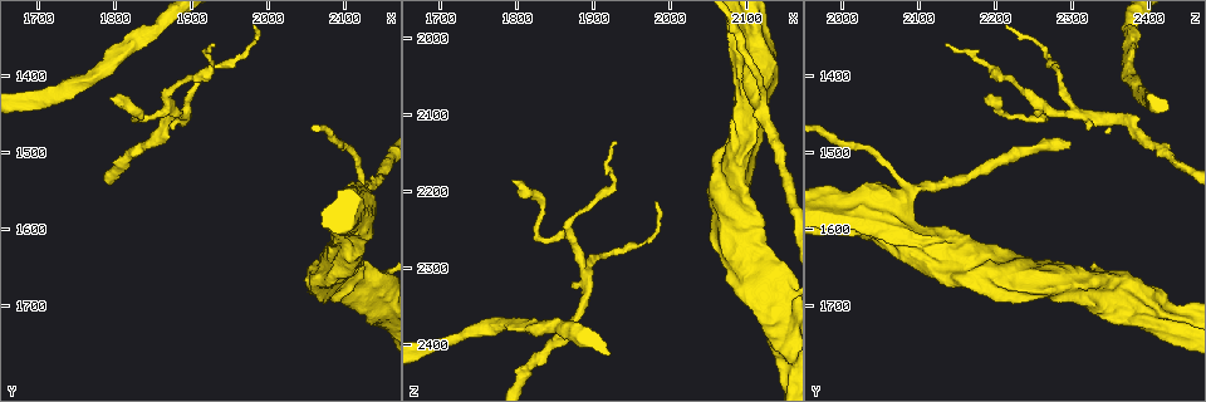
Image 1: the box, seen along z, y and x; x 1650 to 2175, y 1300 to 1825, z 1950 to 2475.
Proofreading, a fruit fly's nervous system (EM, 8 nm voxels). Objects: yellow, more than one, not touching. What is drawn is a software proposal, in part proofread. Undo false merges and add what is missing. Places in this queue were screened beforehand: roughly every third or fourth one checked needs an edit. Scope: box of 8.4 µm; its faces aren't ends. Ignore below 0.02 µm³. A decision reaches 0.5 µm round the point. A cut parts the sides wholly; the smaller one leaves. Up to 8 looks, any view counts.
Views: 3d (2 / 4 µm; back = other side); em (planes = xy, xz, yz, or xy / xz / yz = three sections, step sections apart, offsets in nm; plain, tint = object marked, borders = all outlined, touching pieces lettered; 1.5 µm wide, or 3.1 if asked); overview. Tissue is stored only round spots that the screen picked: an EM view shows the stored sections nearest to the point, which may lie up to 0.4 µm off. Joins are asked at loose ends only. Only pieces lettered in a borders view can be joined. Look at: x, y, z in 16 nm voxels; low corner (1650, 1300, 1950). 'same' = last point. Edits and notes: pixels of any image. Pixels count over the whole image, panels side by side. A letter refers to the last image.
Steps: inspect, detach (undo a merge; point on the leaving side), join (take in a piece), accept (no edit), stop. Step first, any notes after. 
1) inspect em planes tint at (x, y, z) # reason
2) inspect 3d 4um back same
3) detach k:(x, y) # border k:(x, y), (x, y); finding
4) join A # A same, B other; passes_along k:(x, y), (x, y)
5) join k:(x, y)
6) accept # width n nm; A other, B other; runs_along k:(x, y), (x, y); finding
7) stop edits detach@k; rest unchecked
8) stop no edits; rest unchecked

inspect em planes borders at (2110, 1630, 2220)

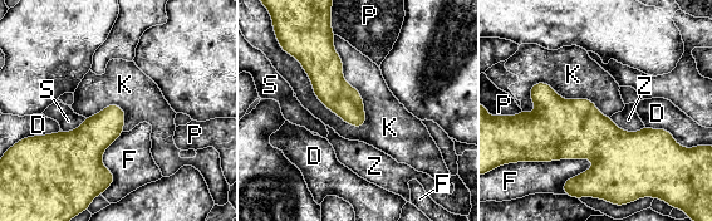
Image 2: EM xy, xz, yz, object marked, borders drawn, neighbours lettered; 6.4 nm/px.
accept # D other, F other, K other, P other, S other, Z other; no lettered piece goes on from it

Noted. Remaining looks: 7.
inspect em xy step 8 tint at (1865, 1440, 2260) # abrupt turn

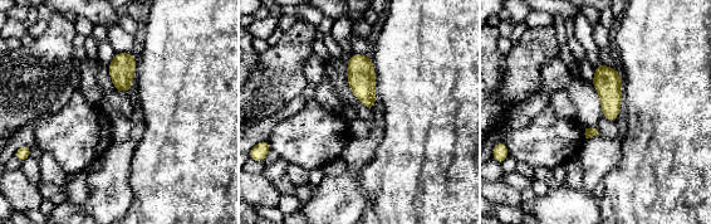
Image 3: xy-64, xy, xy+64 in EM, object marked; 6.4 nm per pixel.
inspect em planes borders same

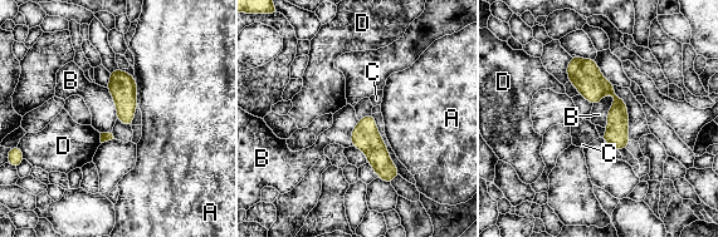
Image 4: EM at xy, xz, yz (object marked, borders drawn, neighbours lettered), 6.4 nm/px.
accept # A other, B other, C other, D other; border 4:(611, 93), (606, 128); one cell here

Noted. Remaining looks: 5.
inspect em xz step 4 tint at (1930, 1360, 2135) # end of a long branch

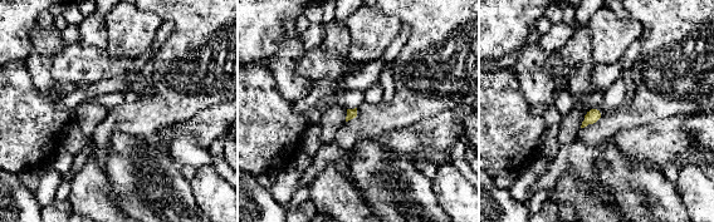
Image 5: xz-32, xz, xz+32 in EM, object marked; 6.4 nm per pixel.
inspect em planes tint same

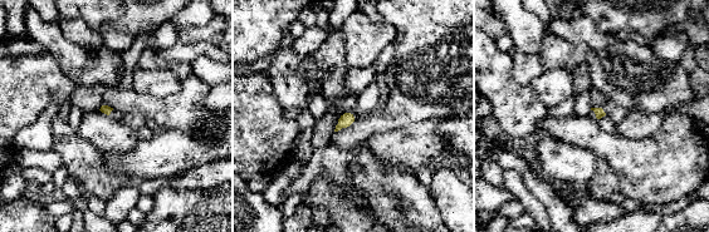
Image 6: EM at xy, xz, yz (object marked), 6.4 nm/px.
inspect em planes borders same

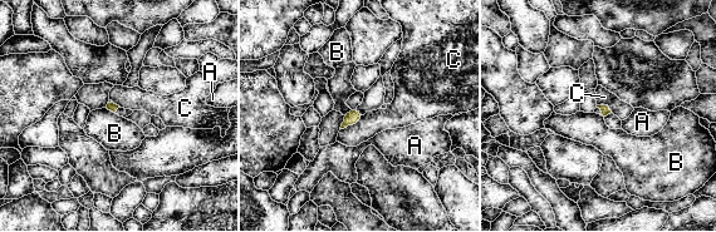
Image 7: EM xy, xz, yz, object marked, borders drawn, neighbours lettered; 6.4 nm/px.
accept # A other, B other, C other; border 7:(351, 109), (344, 116); none of them fits

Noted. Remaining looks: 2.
stop no edits; rest unchecked

